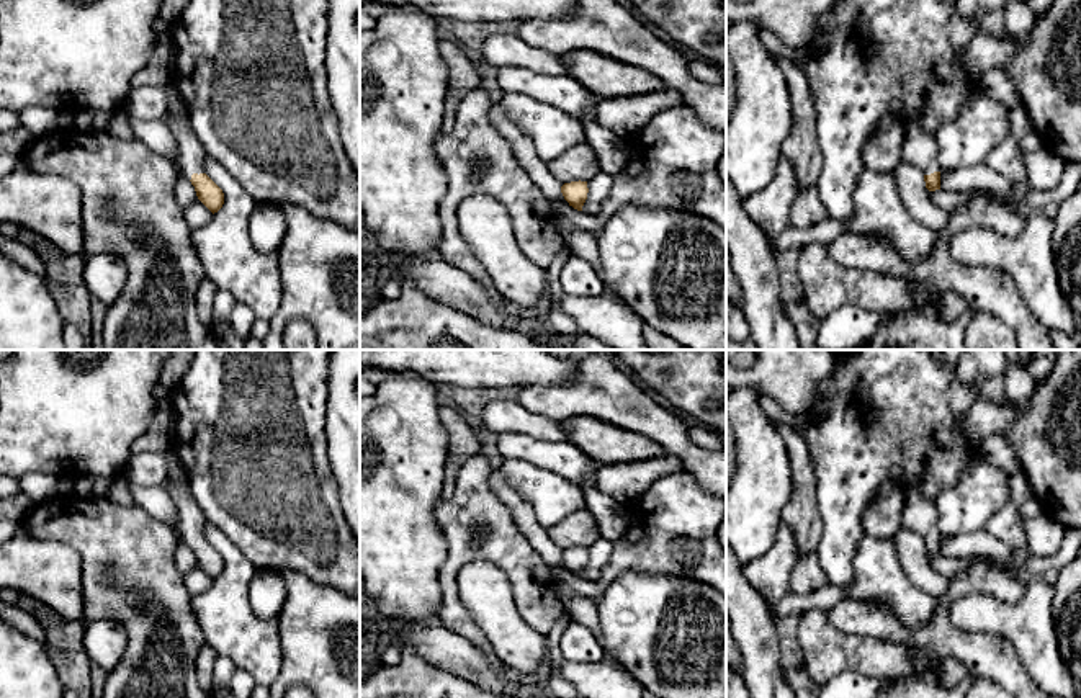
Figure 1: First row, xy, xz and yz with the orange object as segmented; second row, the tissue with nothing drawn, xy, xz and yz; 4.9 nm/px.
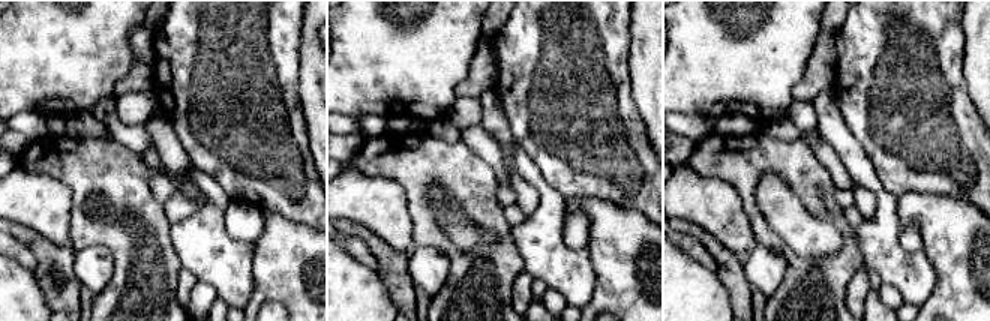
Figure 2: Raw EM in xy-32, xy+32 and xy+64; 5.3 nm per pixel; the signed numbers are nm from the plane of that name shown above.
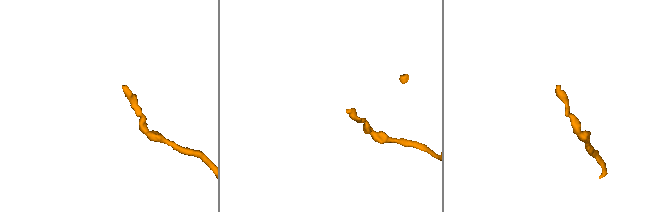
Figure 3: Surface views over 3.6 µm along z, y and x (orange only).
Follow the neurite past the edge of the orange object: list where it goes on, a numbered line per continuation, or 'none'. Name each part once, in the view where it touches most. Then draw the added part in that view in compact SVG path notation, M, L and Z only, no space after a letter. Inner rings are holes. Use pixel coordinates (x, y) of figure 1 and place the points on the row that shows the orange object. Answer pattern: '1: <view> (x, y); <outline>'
1: xy (192, 159); M168 119L167 124L180 152L178 168L182 175L191 180L193 173L204 173L208 154L191 129L190 119Z

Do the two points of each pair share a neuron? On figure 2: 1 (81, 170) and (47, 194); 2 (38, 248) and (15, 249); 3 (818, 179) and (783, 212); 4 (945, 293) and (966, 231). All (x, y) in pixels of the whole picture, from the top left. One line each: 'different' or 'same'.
1: different
2: different
3: different
4: same

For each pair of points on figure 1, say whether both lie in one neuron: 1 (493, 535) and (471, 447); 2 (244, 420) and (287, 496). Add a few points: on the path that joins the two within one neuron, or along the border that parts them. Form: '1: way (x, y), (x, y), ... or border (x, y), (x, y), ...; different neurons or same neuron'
1: border (479, 453), (460, 469), (455, 491); different neurons
2: way (252, 438), (255, 463), (269, 478); same neuron

